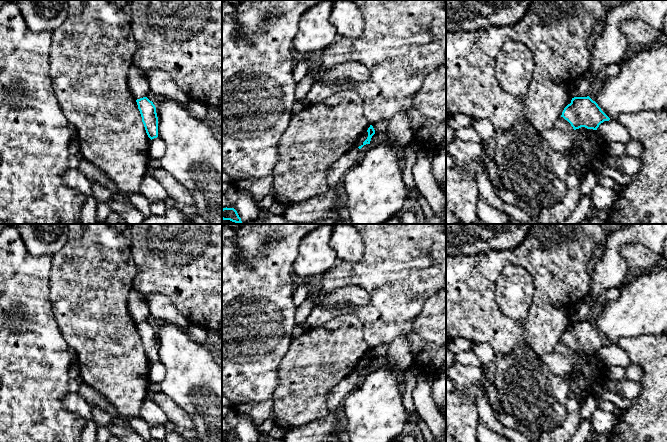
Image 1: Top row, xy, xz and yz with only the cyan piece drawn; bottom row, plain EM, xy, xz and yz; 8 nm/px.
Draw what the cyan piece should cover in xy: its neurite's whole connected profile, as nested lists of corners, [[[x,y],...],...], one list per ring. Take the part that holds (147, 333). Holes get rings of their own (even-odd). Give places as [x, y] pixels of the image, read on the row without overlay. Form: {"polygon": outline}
{"polygon": [[[147,321],[136,324],[148,361],[152,364],[158,361],[158,341],[156,331]]]}

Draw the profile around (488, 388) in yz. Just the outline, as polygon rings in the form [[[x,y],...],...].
[[[485,366],[483,369],[485,370],[487,376],[479,391],[486,396],[486,400],[494,414],[503,413],[504,411],[501,406],[498,390],[493,380],[492,367]]]

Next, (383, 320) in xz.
[[[350,224],[356,227],[364,242],[364,252],[358,262],[338,261],[335,267],[321,275],[322,300],[336,289],[357,285],[369,292],[370,301],[364,306],[316,305],[306,319],[310,328],[322,326],[340,313],[356,315],[363,326],[364,339],[373,349],[381,344],[390,344],[400,335],[408,335],[413,364],[421,373],[438,375],[446,367],[446,345],[438,346],[412,334],[411,322],[421,313],[427,299],[446,287],[446,230],[443,224]]]

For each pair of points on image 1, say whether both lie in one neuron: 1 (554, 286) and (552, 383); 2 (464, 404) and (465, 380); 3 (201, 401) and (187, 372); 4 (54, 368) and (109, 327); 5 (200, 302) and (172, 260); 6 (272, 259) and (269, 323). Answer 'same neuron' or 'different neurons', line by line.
1: different neurons
2: different neurons
3: same neuron
4: different neurons
5: same neuron
6: same neuron

